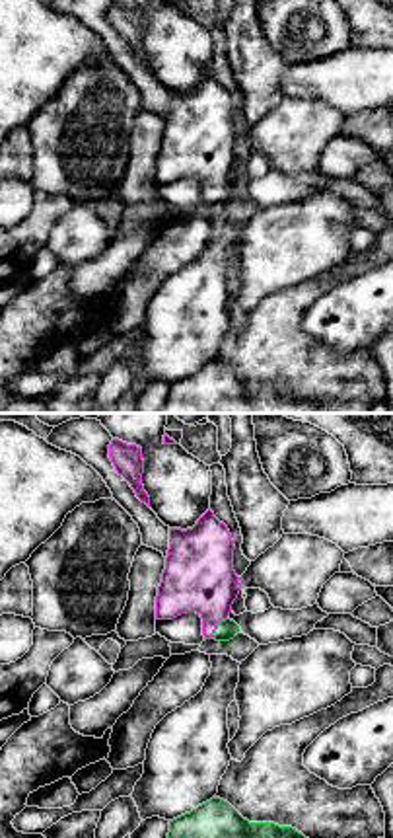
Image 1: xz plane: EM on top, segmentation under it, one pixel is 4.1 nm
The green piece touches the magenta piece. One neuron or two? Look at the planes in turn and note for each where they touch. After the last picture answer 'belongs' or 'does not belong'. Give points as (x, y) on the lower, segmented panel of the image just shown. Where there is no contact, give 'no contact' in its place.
(216, 626)

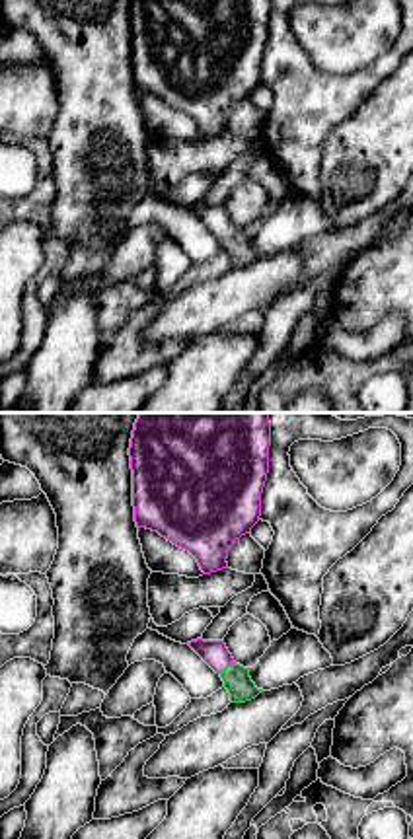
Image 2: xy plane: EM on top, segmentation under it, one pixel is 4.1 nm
(226, 668)

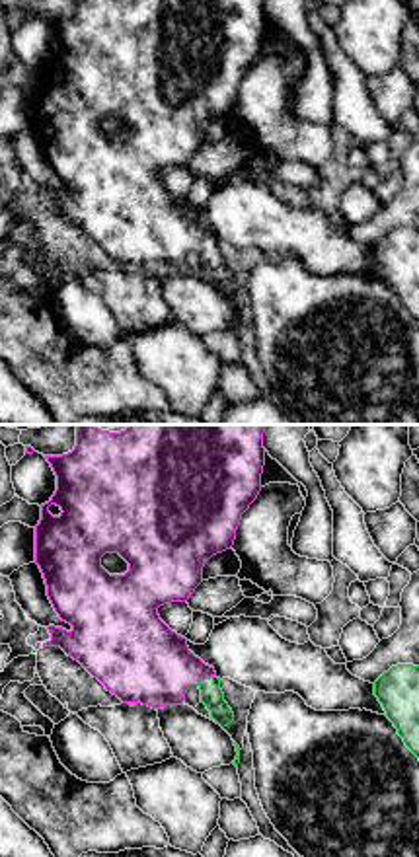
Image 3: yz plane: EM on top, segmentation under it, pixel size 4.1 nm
(205, 678)

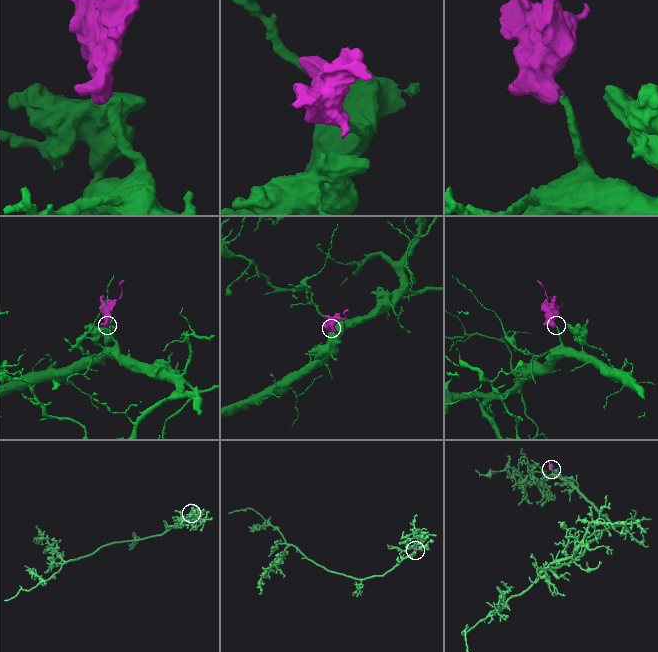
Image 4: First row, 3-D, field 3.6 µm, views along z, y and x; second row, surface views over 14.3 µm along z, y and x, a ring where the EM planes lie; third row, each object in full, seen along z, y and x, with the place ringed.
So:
belongs

